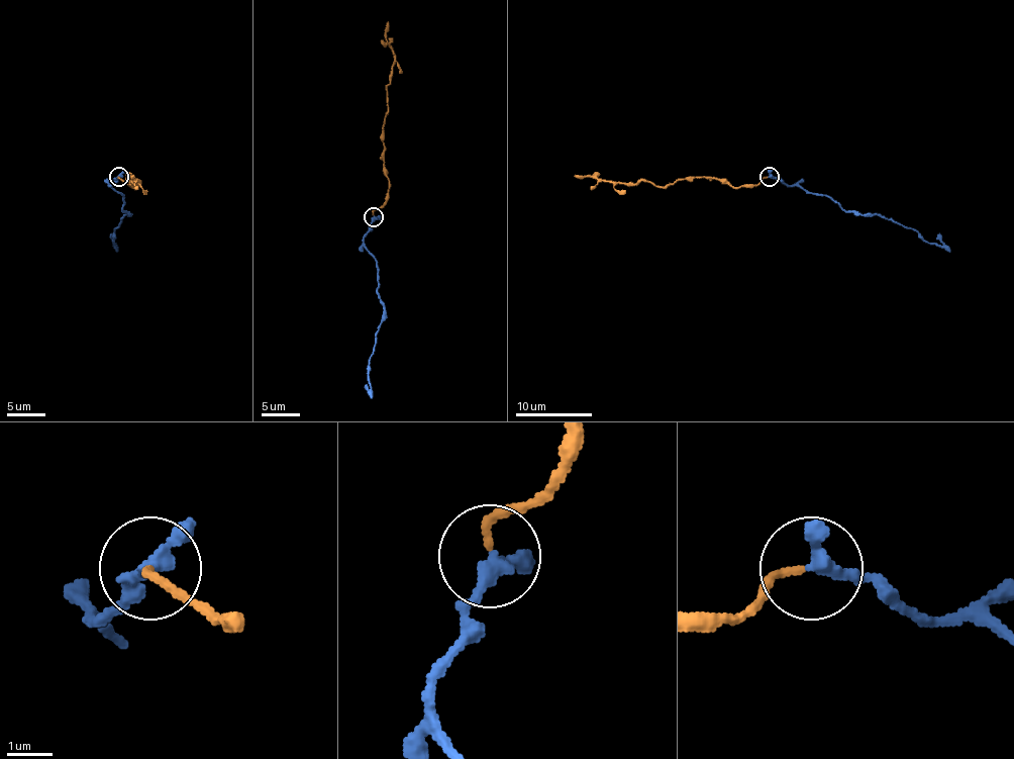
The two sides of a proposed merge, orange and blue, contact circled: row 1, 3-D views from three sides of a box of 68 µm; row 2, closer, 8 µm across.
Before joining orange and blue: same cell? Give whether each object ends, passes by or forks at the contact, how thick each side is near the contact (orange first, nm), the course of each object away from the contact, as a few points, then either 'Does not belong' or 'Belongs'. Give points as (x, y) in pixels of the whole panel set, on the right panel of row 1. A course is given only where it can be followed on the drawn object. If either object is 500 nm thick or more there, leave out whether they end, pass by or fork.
At the ring orange ends. At the ring blue passes by. Thickness 160 nm (orange) against 280 nm. Course of orange: (768, 177), (755, 185), (740, 187), (710, 177), (676, 179), (656, 187), (648, 181), (604, 181), (574, 175). Course of blue: (770, 177), (800, 185), (813, 194), (830, 196), (857, 215), (894, 219), (949, 252). Belongs

